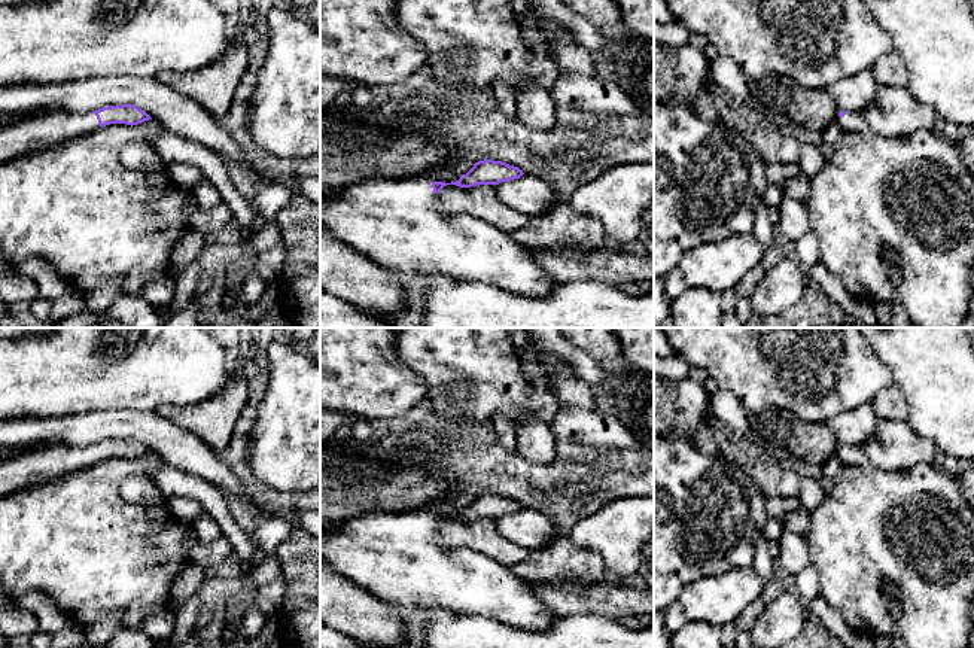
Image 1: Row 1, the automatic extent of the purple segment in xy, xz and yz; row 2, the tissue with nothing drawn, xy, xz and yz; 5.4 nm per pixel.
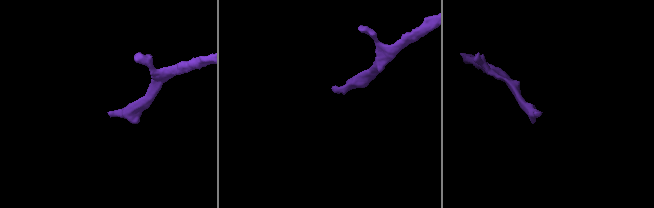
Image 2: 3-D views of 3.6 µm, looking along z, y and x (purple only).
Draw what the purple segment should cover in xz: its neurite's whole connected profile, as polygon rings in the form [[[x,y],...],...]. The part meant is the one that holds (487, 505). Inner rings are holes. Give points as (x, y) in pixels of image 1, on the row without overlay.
[[[484,493],[474,498],[474,501],[456,515],[432,515],[433,526],[438,527],[447,518],[456,518],[460,521],[471,521],[477,518],[499,518],[520,512],[524,506],[514,499],[502,495]]]

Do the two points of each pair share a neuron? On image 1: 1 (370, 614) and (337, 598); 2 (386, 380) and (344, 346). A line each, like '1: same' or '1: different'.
1: same
2: same

